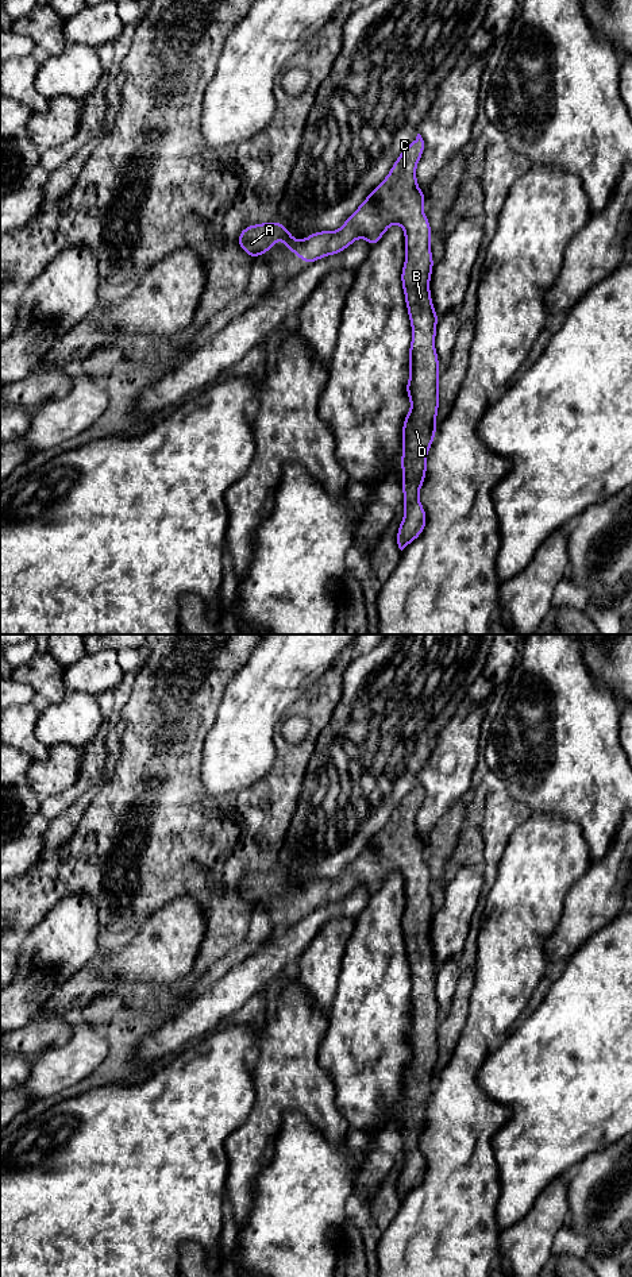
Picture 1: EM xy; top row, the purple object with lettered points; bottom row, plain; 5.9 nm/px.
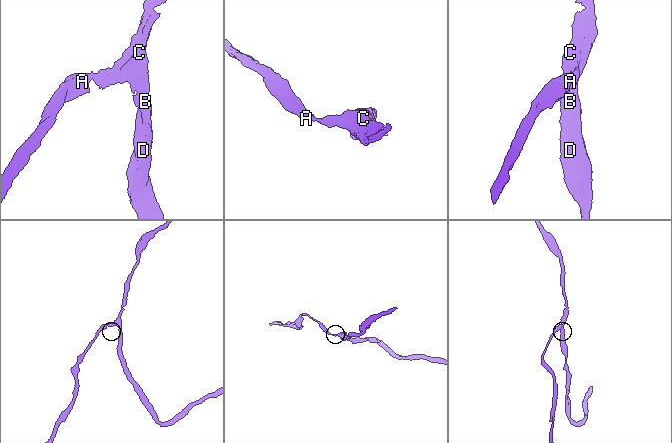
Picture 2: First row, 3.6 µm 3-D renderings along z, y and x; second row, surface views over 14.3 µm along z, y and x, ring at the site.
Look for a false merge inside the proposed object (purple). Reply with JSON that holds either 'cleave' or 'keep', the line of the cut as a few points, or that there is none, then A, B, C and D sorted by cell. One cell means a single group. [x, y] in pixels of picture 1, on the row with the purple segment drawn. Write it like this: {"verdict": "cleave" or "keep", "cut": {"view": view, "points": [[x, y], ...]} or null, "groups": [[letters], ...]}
{"verdict": "keep", "cut": null, "groups": [["A", "B", "C", "D"]]}

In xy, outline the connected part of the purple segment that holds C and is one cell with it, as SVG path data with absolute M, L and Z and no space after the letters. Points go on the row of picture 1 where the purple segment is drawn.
M417 134L416 139L398 155L384 181L369 193L365 201L347 217L338 231L312 232L308 238L297 240L290 235L286 225L282 225L280 221L269 221L243 228L238 238L239 247L254 259L269 252L274 243L281 239L290 252L296 254L305 263L312 265L317 259L342 252L359 238L365 238L369 247L377 244L392 224L400 224L404 228L405 262L401 270L401 285L411 320L412 342L409 346L409 381L405 385L411 409L402 424L404 450L400 458L404 518L397 529L397 544L401 551L423 533L427 524L427 513L419 494L427 475L427 454L435 440L436 414L439 412L440 373L435 348L439 316L435 312L429 290L431 274L435 265L431 251L432 231L423 209L427 194L419 189L416 180L416 167L424 148L424 140Z

